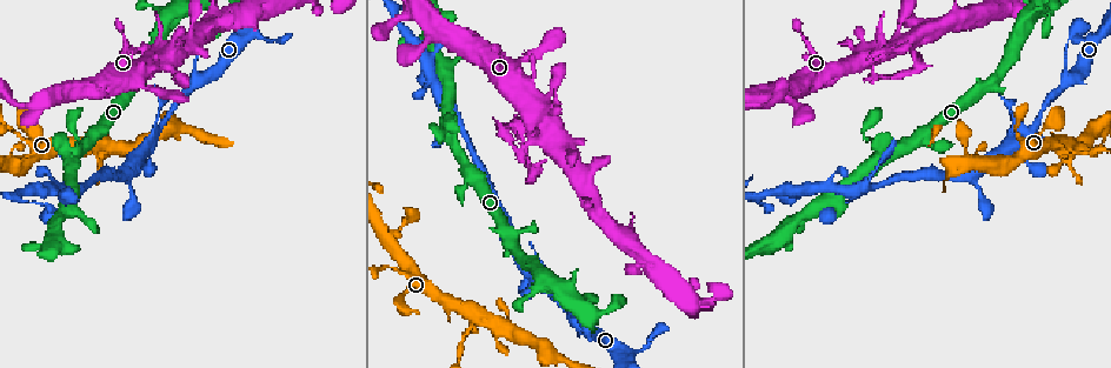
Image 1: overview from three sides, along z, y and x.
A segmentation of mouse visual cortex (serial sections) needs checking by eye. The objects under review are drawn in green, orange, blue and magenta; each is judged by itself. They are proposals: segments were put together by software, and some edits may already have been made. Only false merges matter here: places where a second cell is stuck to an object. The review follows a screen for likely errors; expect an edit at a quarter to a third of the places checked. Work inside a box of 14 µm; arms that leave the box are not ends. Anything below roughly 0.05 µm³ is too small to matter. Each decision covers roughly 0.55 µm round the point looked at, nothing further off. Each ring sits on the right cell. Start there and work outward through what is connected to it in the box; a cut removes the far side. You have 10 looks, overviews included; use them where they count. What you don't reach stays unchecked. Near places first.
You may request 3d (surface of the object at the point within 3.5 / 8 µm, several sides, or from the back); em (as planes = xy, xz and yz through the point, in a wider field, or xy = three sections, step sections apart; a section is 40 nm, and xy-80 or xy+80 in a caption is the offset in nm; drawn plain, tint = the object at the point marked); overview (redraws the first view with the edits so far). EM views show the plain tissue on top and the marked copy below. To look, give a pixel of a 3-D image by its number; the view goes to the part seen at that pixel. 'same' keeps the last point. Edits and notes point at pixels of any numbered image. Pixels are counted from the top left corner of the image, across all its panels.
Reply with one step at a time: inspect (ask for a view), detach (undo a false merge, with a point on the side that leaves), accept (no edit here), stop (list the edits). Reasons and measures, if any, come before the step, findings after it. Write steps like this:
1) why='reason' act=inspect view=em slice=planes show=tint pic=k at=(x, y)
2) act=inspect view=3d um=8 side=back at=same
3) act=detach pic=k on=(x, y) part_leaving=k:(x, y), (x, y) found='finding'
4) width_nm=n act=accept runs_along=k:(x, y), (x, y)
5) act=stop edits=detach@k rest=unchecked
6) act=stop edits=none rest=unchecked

why='abrupt turn' act=inspect view=3d um=8 pic=1 at=(510, 237)

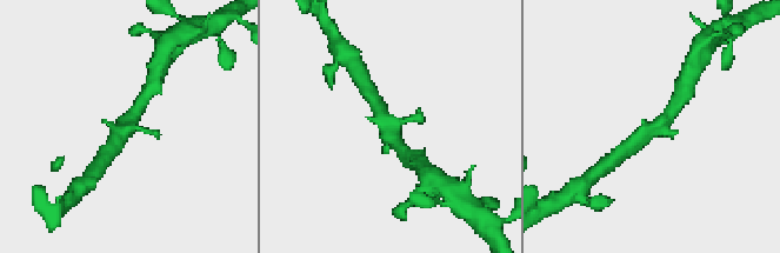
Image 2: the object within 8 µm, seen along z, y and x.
act=inspect view=3d um=3.5 pic=2 at=(388, 130)

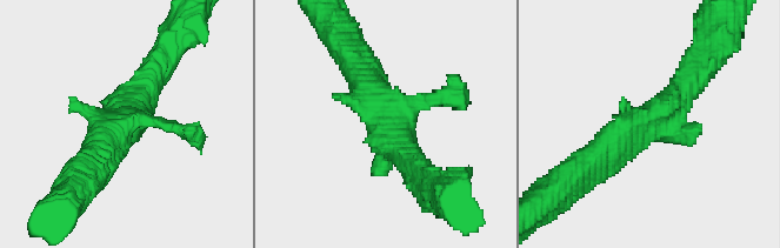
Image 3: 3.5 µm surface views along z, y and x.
why='now the EM' act=inspect view=em slice=xy step=1 show=tint pic=3 at=(123, 124)

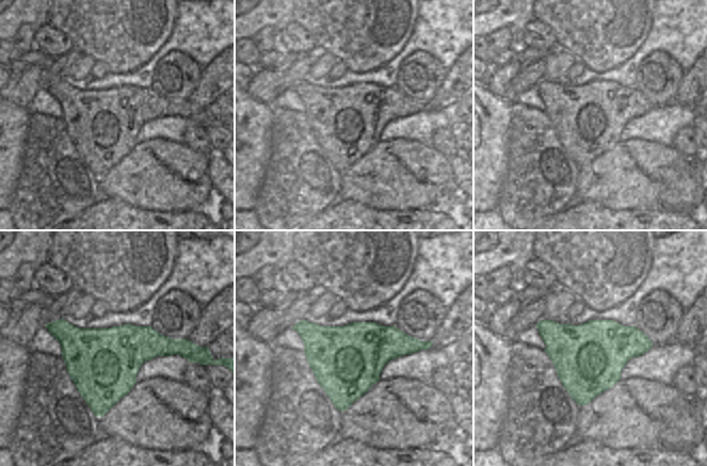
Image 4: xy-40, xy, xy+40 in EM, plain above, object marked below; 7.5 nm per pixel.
act=accept runs_along=3:(590, 166), (665, 112), (694, 72) found='continuous, no second cell'

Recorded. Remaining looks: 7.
why='thick turns thin' act=inspect view=3d um=8 pic=1 at=(132, 57)

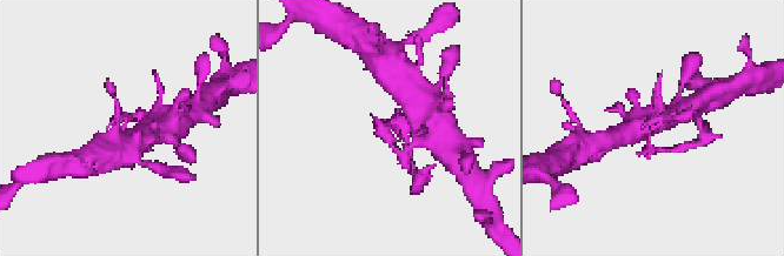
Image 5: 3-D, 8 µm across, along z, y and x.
why='now the EM' act=inspect view=em slice=xy step=1 show=tint pic=5 at=(123, 129)

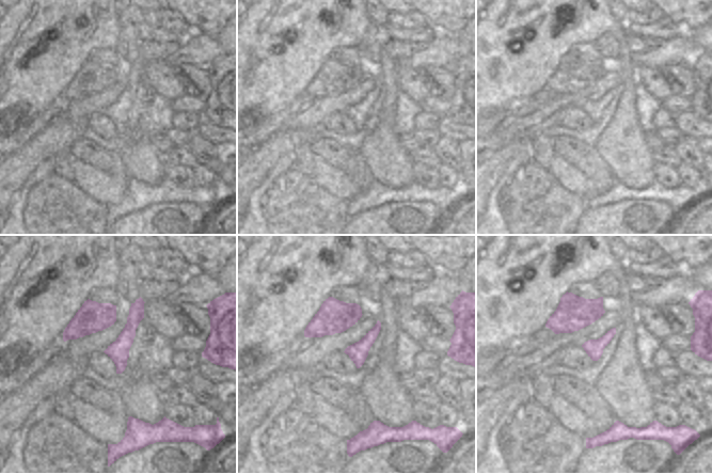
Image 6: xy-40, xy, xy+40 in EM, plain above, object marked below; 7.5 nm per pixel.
act=accept runs_along=5:(126, 119), (117, 123), (140, 148) found='one cell here'

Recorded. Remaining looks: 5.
why='calibre changes' act=inspect view=3d um=8 pic=1 at=(252, 33)

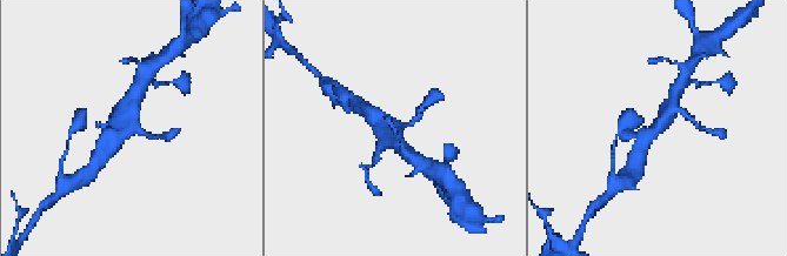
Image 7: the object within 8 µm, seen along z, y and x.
arms=3 arm_widths_nm=150,400,500 act=inspect view=em slice=xy step=2 show=tint pic=7 at=(398, 124)

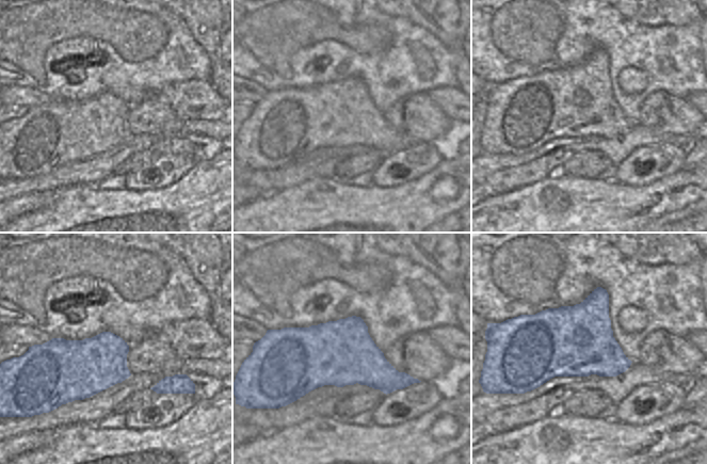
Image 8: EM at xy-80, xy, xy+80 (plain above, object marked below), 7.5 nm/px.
act=accept found='all the same cell'

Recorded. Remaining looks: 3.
why='abrupt turn' act=inspect view=3d um=3.5 pic=1 at=(919, 68)

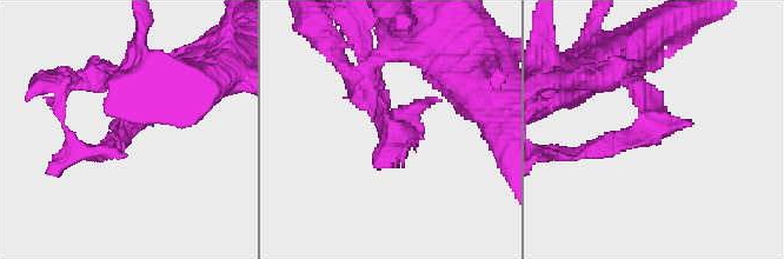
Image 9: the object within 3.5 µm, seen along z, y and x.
act=inspect view=em slice=planes show=tint pic=9 at=(387, 133)

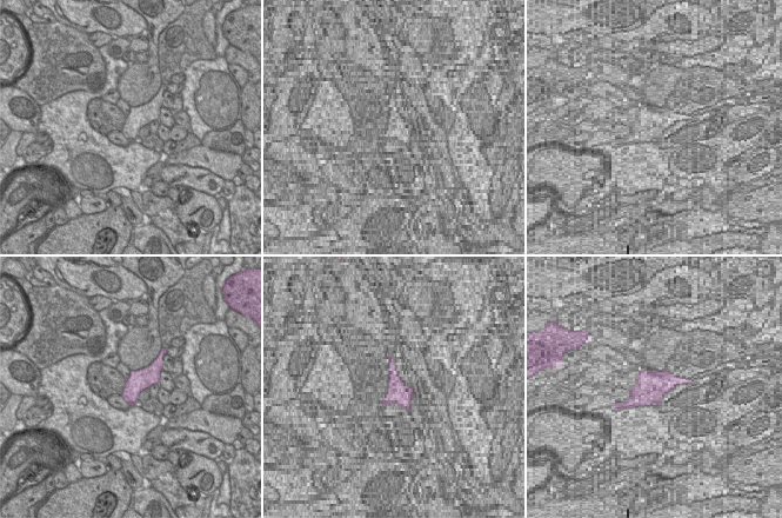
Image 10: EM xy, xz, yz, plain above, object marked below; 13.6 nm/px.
act=accept runs_along=9:(106, 150), (160, 71) found='all the same cell'

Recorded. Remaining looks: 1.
act=stop edits=none rest=unchecked

